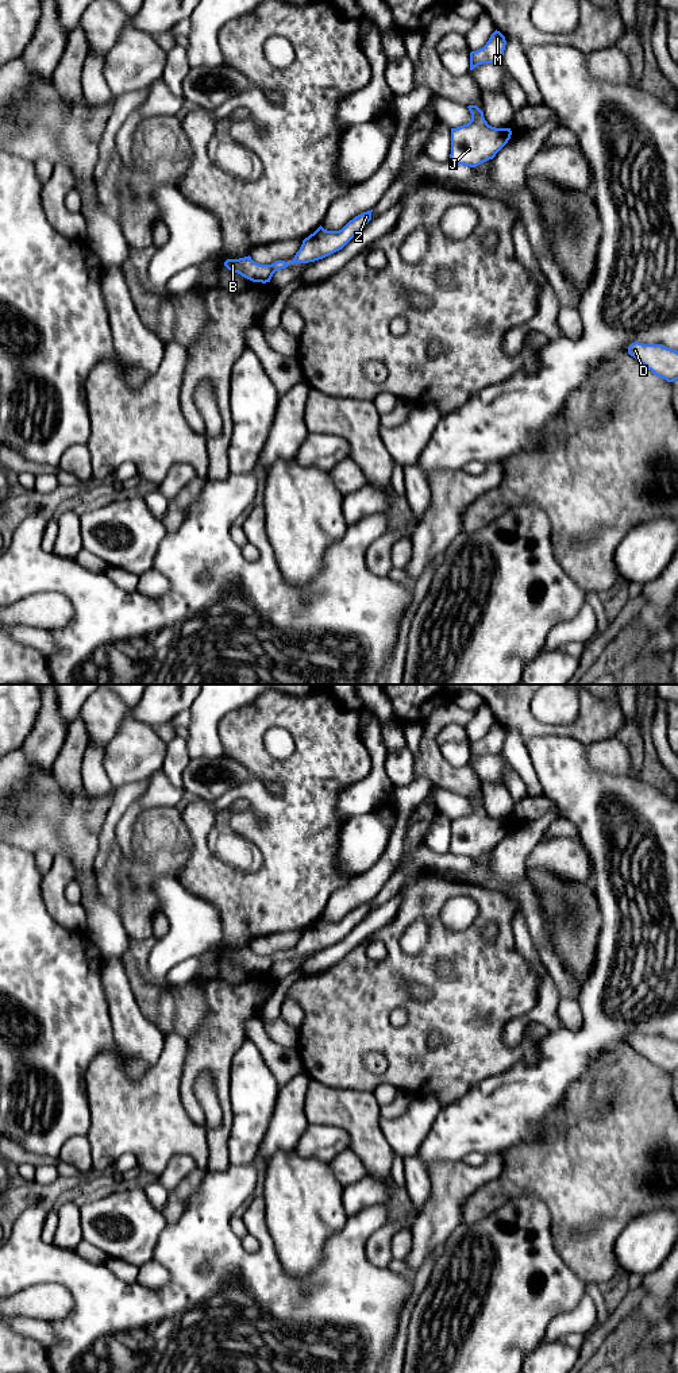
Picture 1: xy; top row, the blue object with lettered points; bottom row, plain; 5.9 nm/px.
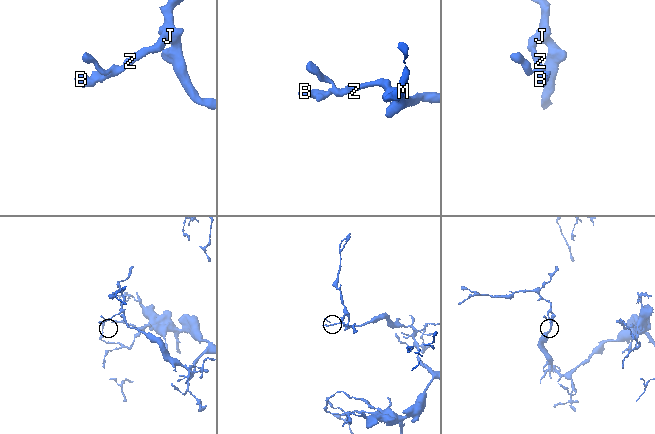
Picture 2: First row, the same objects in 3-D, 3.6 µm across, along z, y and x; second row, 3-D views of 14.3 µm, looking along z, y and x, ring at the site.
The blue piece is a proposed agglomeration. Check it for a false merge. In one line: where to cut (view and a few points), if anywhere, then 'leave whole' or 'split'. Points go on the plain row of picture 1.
cut none; leave whole

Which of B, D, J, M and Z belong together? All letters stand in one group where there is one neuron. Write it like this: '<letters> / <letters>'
B D J M Z

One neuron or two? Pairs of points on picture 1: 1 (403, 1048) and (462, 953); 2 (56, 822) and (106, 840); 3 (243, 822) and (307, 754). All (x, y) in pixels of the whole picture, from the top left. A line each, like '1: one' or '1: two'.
1: one
2: two
3: one

